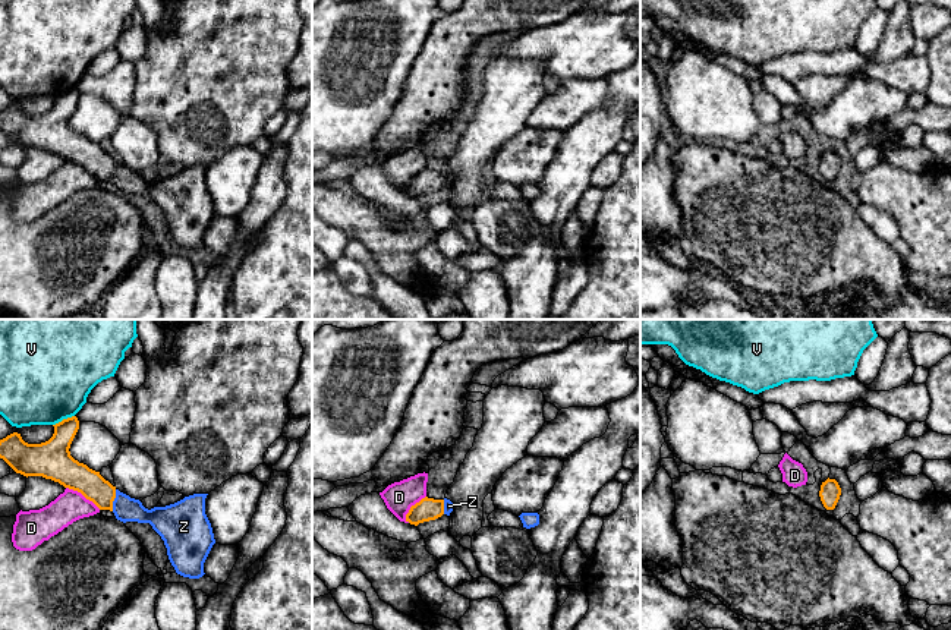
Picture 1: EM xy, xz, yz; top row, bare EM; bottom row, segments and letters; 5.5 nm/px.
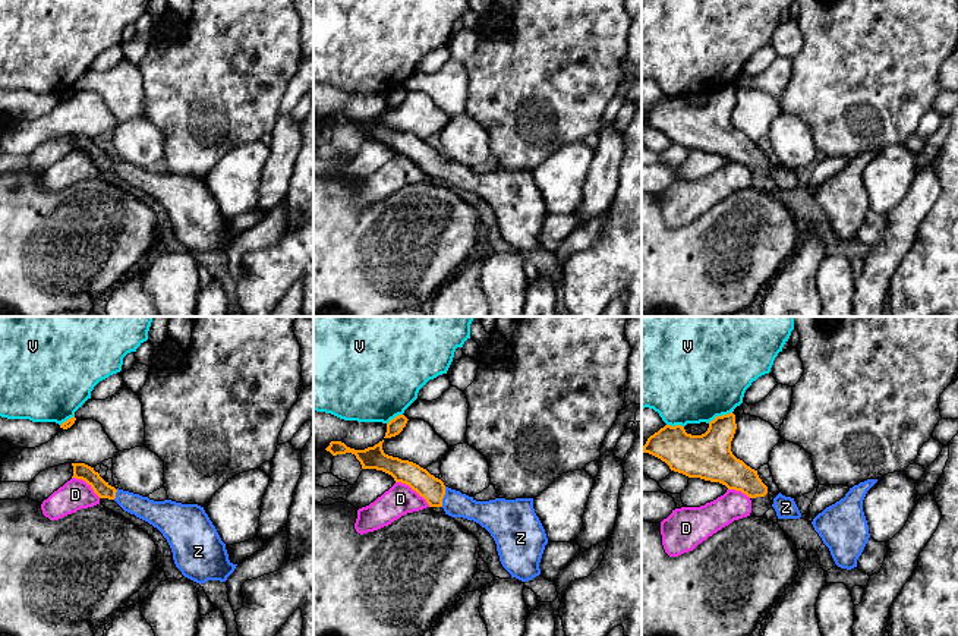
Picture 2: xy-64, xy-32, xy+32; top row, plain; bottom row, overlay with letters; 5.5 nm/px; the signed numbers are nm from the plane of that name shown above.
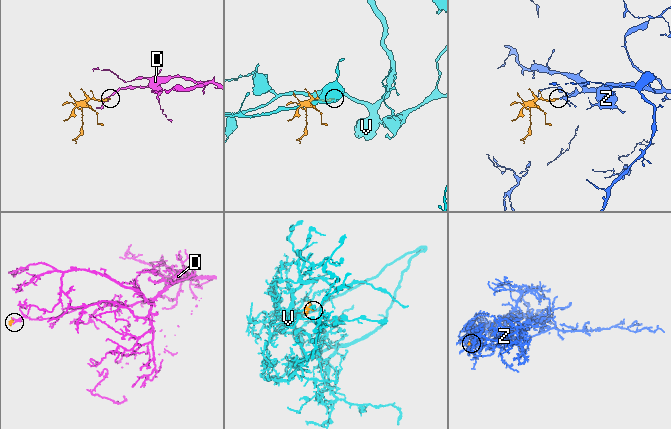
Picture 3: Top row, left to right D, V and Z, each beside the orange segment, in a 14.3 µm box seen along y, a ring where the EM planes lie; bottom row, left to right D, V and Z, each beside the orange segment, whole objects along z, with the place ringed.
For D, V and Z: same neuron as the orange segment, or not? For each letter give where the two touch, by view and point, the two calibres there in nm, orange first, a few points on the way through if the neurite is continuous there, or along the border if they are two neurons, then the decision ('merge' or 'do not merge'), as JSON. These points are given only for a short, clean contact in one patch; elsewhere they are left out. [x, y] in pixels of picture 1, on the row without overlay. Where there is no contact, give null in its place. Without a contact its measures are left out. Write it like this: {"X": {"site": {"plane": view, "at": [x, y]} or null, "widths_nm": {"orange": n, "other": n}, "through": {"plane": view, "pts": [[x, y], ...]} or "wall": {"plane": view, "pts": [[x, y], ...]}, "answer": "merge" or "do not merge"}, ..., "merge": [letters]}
{"D": {"site": {"plane": "xy", "at": [84, 167]}, "widths_nm": {"orange": 190, "other": 170}, "wall": {"plane": "xy", "pts": [[66, 158], [79, 163], [100, 180]]}, "answer": "do not merge"}, "V": {"site": {"plane": "xy", "at": [63, 91]}, "widths_nm": {"orange": 200, "other": 500}, "answer": "do not merge"}, "Z": {"site": {"plane": "xy", "at": [113, 172]}, "widths_nm": {"orange": 160, "other": 140}, "through": {"plane": "xy", "pts": [[78, 148], [113, 172], [125, 180]]}, "answer": "merge"}, "merge": ["Z"]}

